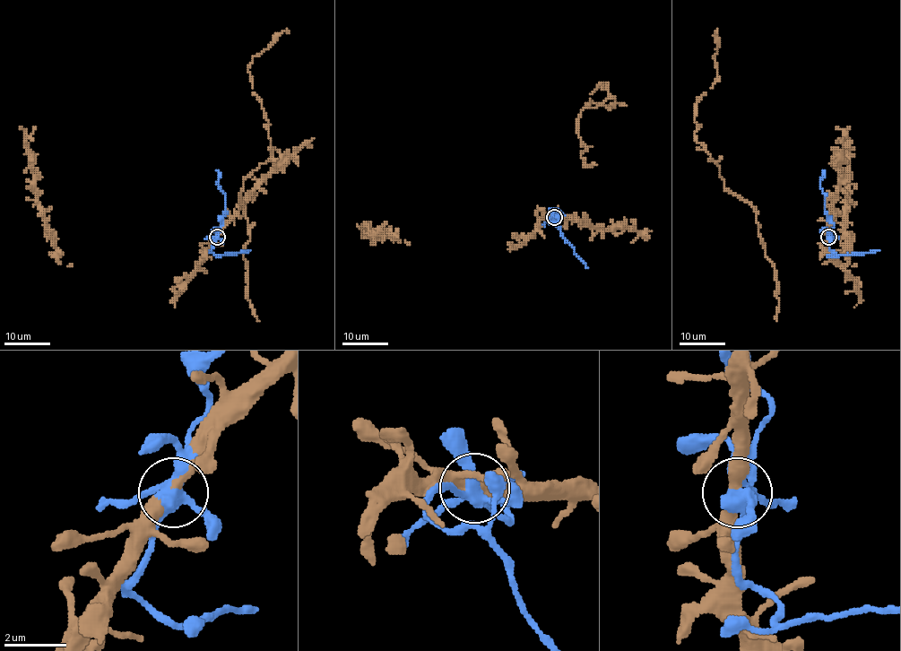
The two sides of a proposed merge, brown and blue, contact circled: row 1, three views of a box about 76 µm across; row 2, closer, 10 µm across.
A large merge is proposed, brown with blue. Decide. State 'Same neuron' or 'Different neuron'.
Different neuron

